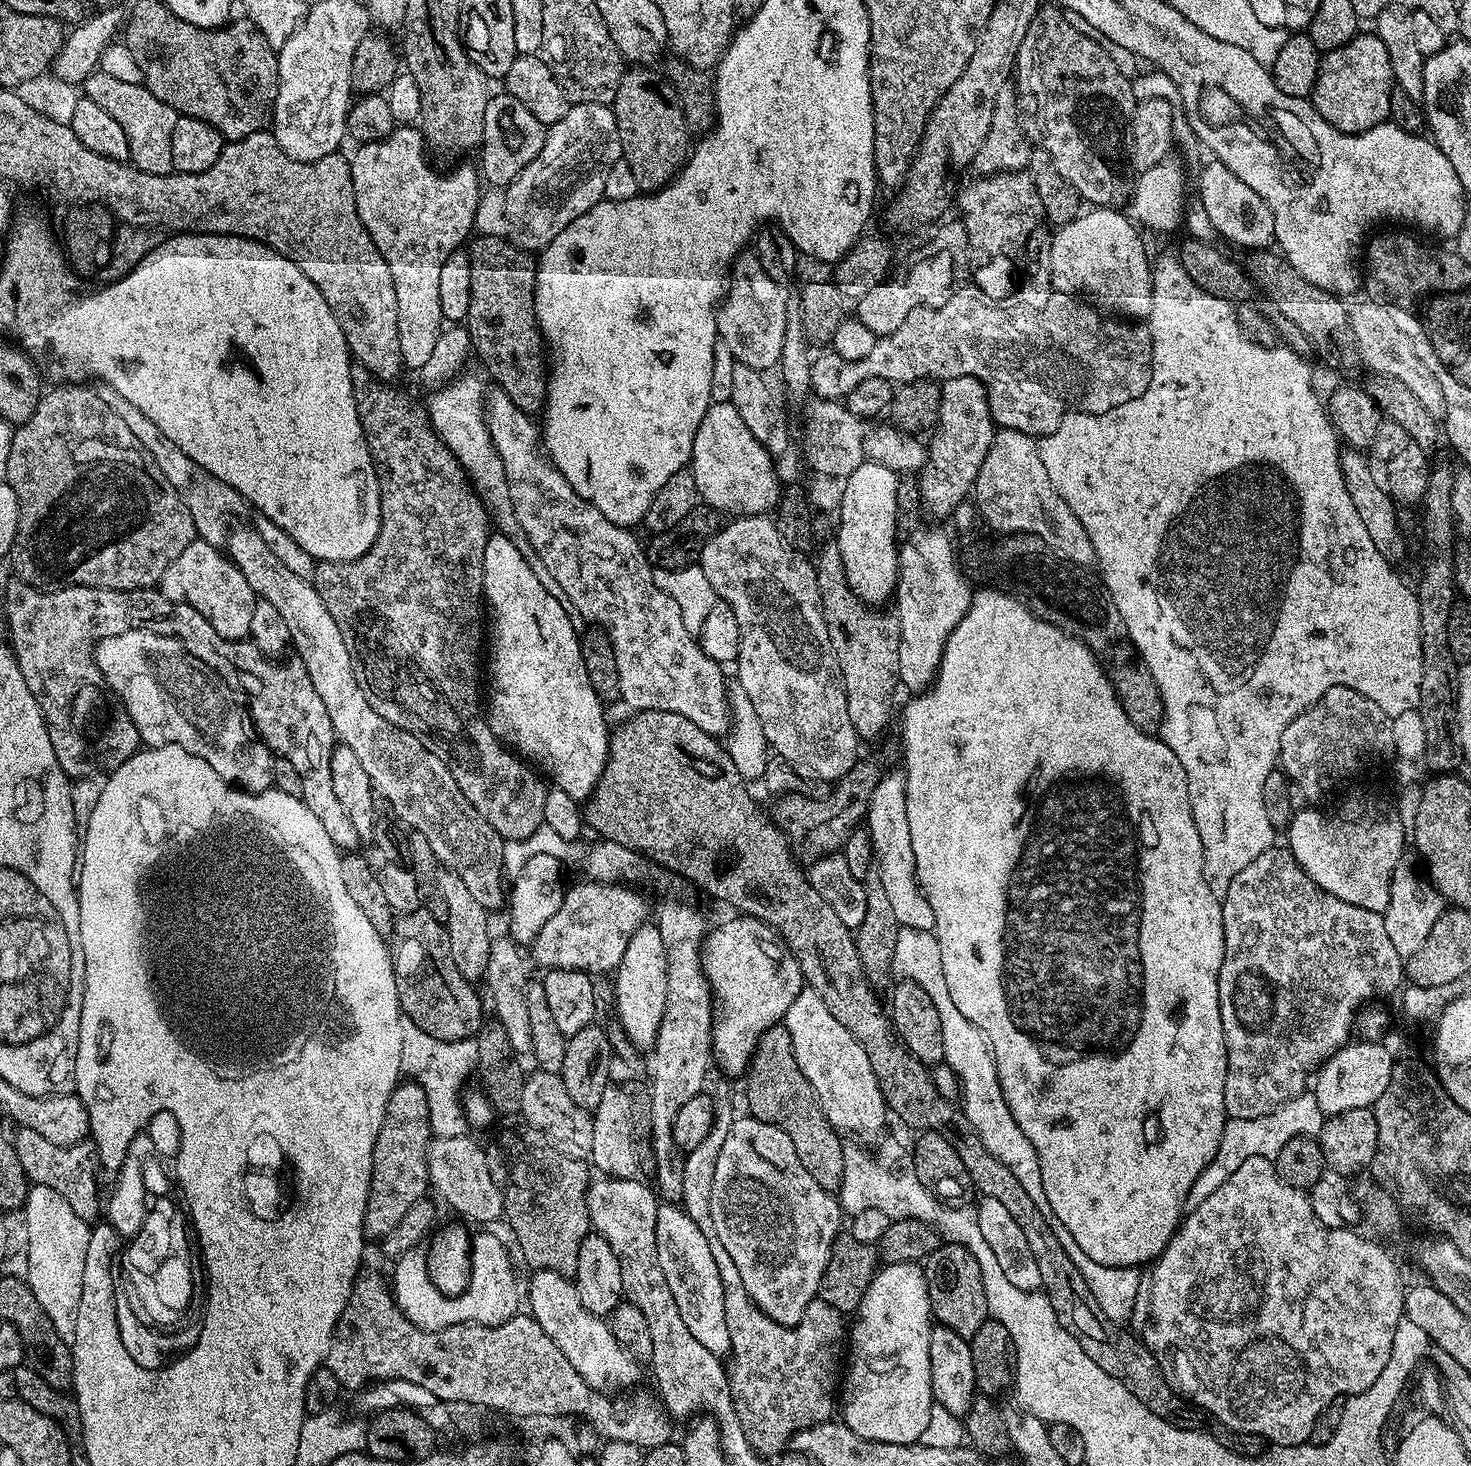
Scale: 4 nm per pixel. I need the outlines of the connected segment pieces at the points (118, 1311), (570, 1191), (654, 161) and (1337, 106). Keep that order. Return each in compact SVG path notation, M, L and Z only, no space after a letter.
M175 1195L160 1196L157 1200L146 1198L142 1201L144 1212L146 1212L146 1222L142 1226L142 1232L138 1232L138 1236L132 1238L124 1238L122 1234L118 1234L118 1230L107 1230L106 1247L104 1249L104 1257L106 1258L106 1280L108 1281L108 1289L110 1290L111 1321L116 1328L118 1346L125 1347L125 1353L130 1358L134 1358L142 1370L149 1371L150 1374L156 1373L160 1369L166 1369L173 1363L179 1363L185 1360L192 1352L196 1352L200 1348L202 1339L204 1339L204 1331L208 1327L208 1316L211 1310L211 1289L213 1270L209 1267L208 1252L203 1246L203 1236L199 1233L199 1227L191 1228L188 1224L188 1208L184 1204L184 1214L182 1210L178 1210L178 1200Z
M519 1126L504 1132L492 1145L487 1145L490 1178L504 1199L504 1216L520 1243L520 1252L532 1270L550 1270L575 1277L578 1270L578 1246L590 1235L588 1219L588 1186L590 1168L585 1161L575 1160L558 1151L537 1128Z
M632 66L625 71L622 82L618 82L618 94L610 105L614 118L618 122L618 138L622 158L630 166L634 178L638 181L641 193L659 192L676 179L677 172L684 167L684 161L690 155L690 129L682 106L676 97L676 91L663 75L655 72L652 66Z
M1361 31L1346 46L1323 53L1316 85L1310 97L1312 107L1339 132L1365 132L1389 119L1390 94L1394 87L1390 54L1375 31Z

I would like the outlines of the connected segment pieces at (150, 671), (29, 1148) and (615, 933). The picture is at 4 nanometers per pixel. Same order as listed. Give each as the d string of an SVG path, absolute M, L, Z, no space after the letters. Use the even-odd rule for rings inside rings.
M131 628L126 634L114 634L110 638L101 640L94 649L94 659L96 667L102 673L102 680L112 687L112 692L118 699L124 703L127 719L132 721L139 734L141 741L147 747L161 748L163 744L173 744L174 746L182 746L182 750L186 750L190 754L194 754L198 758L205 760L210 766L214 766L214 774L218 774L223 780L230 785L239 786L241 789L258 793L269 791L273 787L272 783L272 761L274 753L263 740L260 739L253 723L252 717L246 707L245 701L238 695L237 689L221 678L214 670L210 670L210 666L206 666L206 662L202 662L198 658L194 658L194 654L190 654L184 645L174 636L163 636L157 632L149 632L146 628Z
M17 1127L14 1132L14 1143L18 1162L22 1162L22 1170L33 1185L41 1184L50 1186L55 1193L62 1194L71 1209L79 1218L87 1222L94 1221L96 1215L101 1215L100 1192L96 1189L96 1172L98 1173L98 1157L96 1145L91 1142L83 1142L74 1145L54 1145L37 1131ZM16 1132L16 1136L15 1136Z
M583 883L576 884L573 888L571 885L565 891L564 901L558 914L554 914L554 918L550 918L550 922L546 922L546 926L542 926L542 930L538 930L538 934L532 939L530 951L532 951L533 958L541 964L541 969L565 968L589 974L611 973L619 966L622 954L626 954L626 946L630 938L649 919L648 904L644 901L643 894L640 893L643 891L626 884Z

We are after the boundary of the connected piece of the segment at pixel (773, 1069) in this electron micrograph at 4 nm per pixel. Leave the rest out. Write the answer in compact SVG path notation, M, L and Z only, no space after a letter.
M783 1023L776 1024L761 1034L756 1052L748 1064L747 1080L747 1111L756 1119L778 1126L786 1134L790 1134L790 1142L794 1142L794 1150L798 1150L802 1166L810 1170L810 1178L814 1178L814 1182L818 1182L822 1190L839 1193L842 1186L845 1141L841 1133L830 1126L812 1084L806 1082L806 1074L798 1070L798 1058L794 1058L794 1046Z

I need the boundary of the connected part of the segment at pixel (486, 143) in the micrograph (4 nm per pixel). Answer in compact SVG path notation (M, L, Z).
M506 90L501 91L501 96L493 95L485 108L484 139L478 147L478 168L483 179L491 187L507 188L514 178L518 178L518 174L522 174L522 170L526 170L526 166L530 166L530 162L534 162L534 158L538 158L545 131L546 125L538 122L538 118L534 118L534 114L530 114L530 110L518 102L518 98Z

